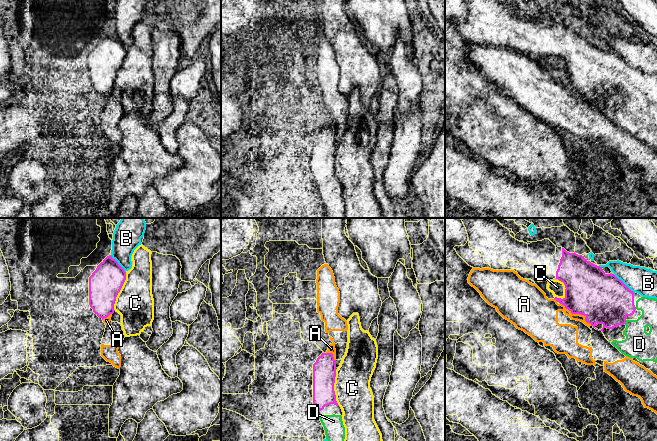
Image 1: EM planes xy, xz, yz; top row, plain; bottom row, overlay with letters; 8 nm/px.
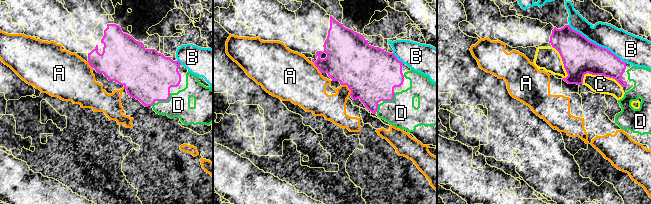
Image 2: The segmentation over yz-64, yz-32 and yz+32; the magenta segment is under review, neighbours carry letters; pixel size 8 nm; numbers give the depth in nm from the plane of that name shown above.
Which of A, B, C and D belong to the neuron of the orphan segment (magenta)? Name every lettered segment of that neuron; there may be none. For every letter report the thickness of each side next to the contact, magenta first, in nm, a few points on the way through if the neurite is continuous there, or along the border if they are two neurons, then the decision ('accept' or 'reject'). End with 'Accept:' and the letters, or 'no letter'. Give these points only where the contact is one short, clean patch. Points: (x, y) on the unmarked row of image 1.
A: 400/220 nm | along yz (560, 79), (572, 89), (582, 90), (584, 95), (591, 101) | reject
B: 400/220 nm | reject
C: 260/300 nm | reject
D: 400/220 nm | across yz (604, 75), (625, 98), (635, 108), (639, 120) | accept
Accept: D

